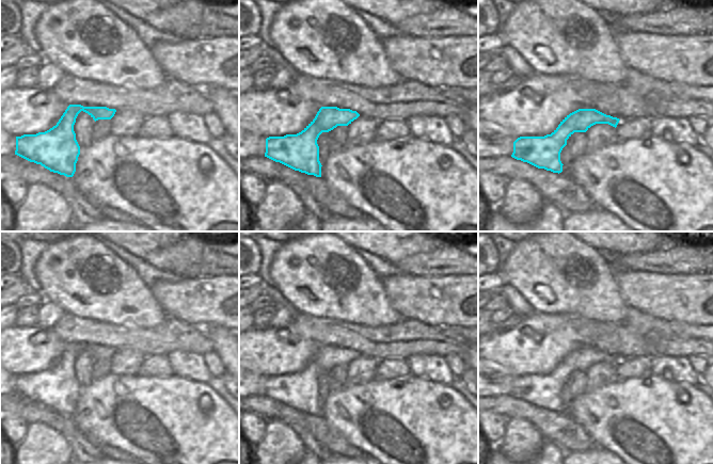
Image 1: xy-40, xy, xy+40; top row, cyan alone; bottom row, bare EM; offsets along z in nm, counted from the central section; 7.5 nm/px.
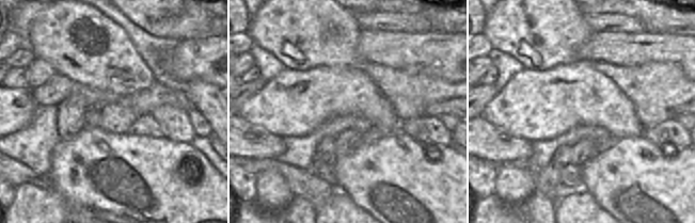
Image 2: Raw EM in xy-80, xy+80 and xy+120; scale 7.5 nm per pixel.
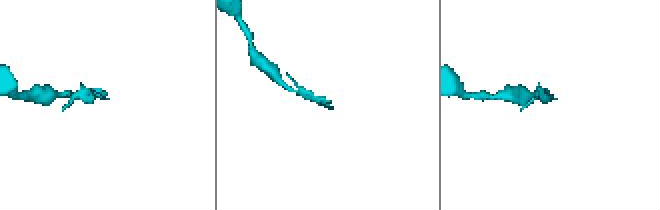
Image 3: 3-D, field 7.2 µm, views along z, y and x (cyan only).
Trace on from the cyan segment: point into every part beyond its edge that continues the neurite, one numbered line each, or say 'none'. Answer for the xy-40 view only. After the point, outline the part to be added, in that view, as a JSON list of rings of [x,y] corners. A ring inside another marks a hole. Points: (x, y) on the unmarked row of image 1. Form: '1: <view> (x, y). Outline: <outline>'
1: xy-40 (22, 350). Outline: [[[9,326],[0,331],[0,368],[13,375],[45,371],[57,364],[67,346],[52,329]]]

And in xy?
1: xy (266, 351). Outline: [[[294,323],[280,329],[252,327],[239,335],[239,366],[266,378],[297,373],[321,346],[296,332]]]

